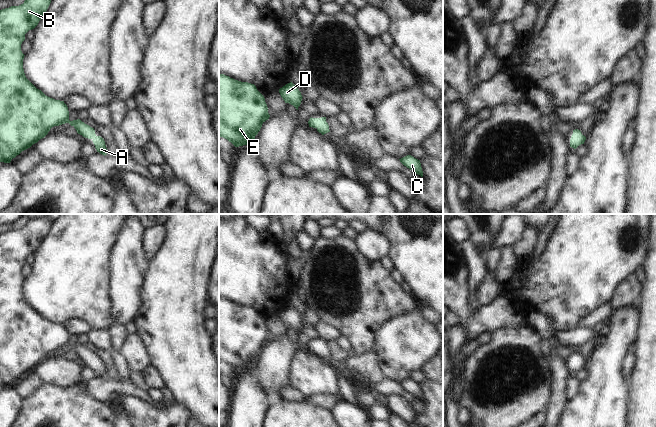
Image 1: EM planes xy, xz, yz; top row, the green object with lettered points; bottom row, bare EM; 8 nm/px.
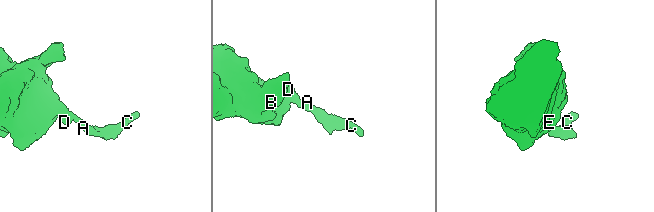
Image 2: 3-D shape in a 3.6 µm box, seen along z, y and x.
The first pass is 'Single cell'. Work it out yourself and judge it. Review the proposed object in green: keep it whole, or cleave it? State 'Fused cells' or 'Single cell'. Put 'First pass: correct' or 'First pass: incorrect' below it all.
Single cell.
First pass: correct

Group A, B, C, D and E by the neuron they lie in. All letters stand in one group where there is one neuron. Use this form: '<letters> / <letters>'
A B C D E

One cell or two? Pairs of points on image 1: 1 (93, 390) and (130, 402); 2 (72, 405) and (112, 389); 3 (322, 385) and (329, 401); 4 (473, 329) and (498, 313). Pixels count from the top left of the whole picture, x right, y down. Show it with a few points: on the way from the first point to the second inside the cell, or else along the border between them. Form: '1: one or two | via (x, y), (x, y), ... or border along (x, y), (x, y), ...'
1: two | border along (134, 398), (113, 395), (108, 401)
2: two | border along (85, 384), (89, 395), (108, 402)
3: two | border along (338, 394), (335, 396), (311, 394), (306, 397)
4: one | via (479, 323), (484, 318), (492, 317)

